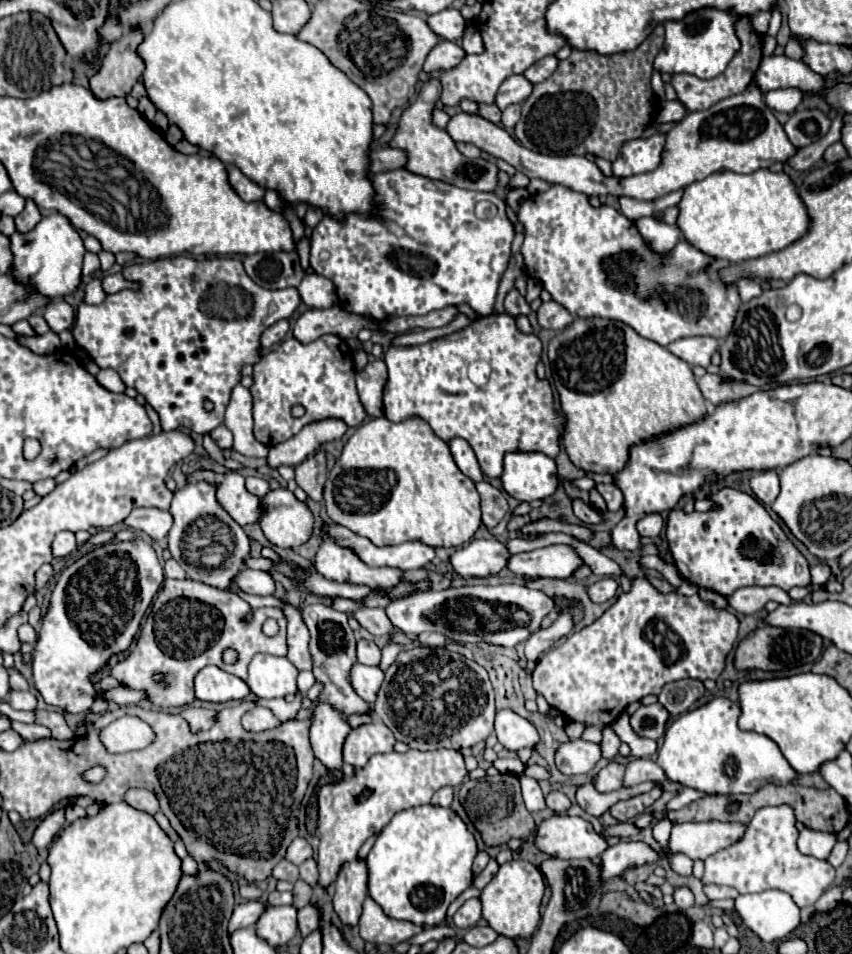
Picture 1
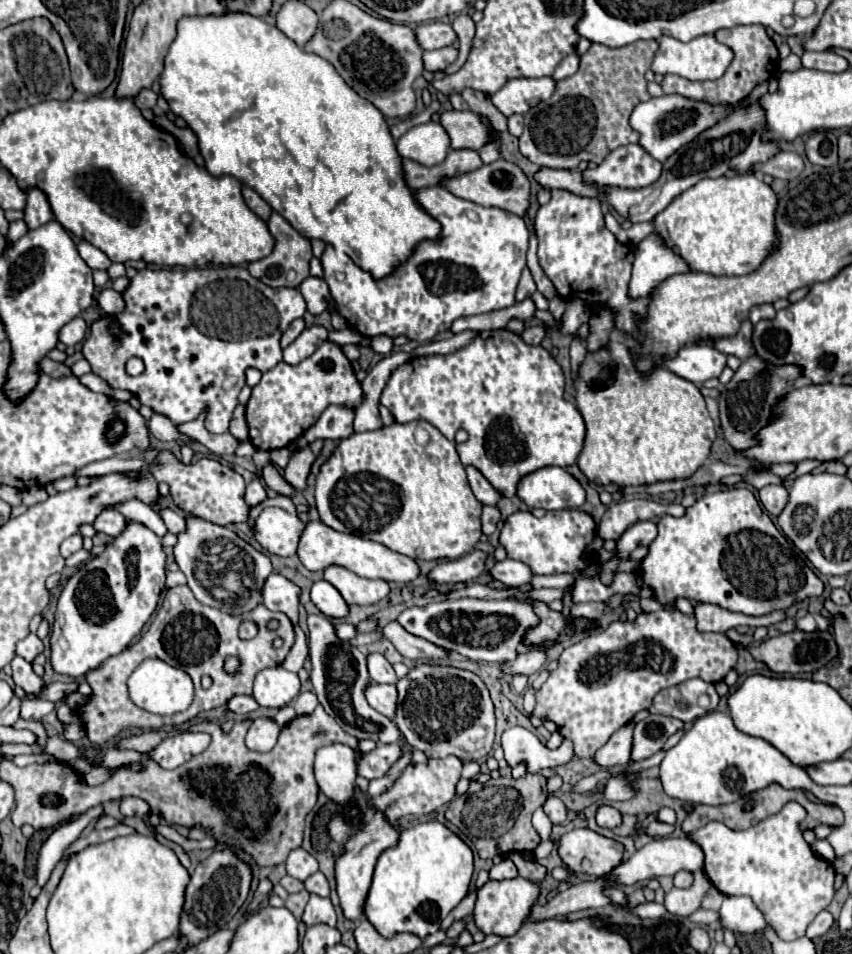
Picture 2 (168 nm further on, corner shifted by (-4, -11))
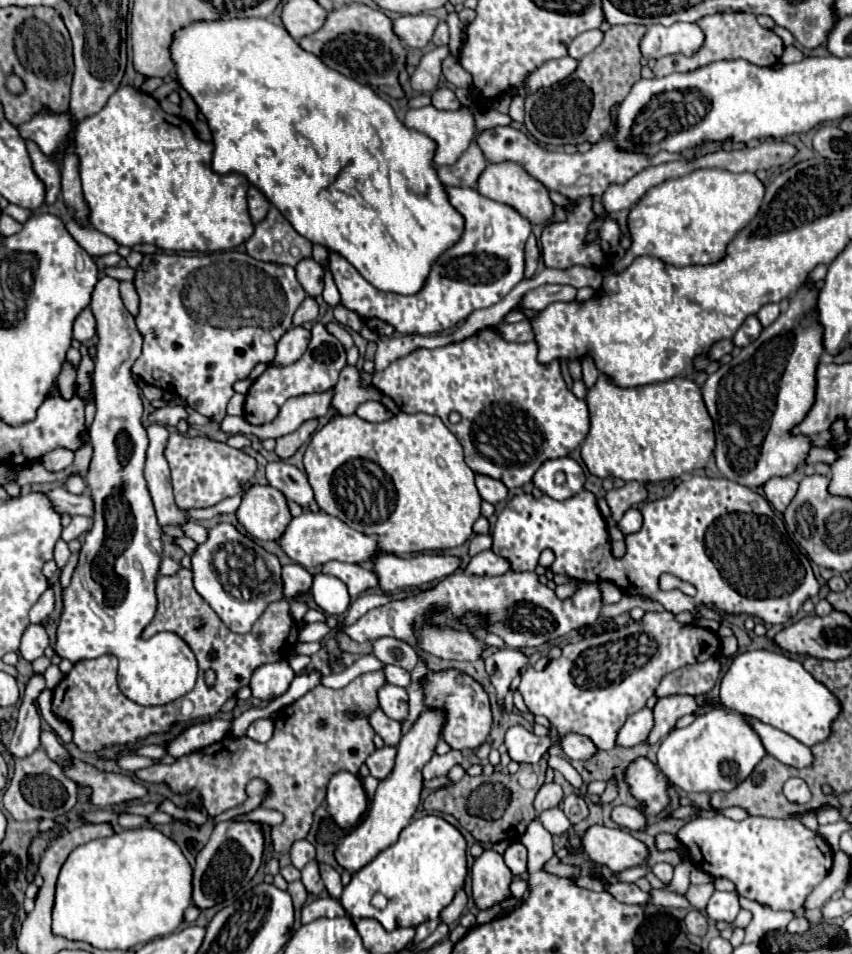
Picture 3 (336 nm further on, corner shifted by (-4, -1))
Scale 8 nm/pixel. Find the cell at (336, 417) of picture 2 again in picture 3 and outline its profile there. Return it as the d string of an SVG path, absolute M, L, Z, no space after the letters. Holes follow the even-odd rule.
M346 365L344 371L340 373L340 381L334 387L334 397L330 407L338 415L354 415L356 407L364 401L380 401L382 393L376 389L376 397L366 397L366 389L362 387L360 371L356 367Z

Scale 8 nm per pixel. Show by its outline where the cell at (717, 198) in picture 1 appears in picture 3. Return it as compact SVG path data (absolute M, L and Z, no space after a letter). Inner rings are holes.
M696 169L684 177L668 179L652 187L628 215L628 227L632 235L632 247L625 255L613 264L615 274L622 273L636 257L648 255L658 257L676 267L688 265L712 265L726 257L728 245L734 237L756 217L764 199L764 183L754 173L730 173L724 169Z

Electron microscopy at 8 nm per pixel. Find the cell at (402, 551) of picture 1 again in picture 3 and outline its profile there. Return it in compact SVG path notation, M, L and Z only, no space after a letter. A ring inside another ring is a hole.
M304 511L302 515L294 517L278 543L286 551L286 555L302 567L316 567L334 559L348 563L374 563L378 555L386 553L378 547L376 535L364 535L324 511Z

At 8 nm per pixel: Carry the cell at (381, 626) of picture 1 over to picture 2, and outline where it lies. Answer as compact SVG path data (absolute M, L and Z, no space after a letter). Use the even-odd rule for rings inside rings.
M390 621L388 625L384 625L382 633L392 641L392 645L402 653L402 657L440 663L448 655L446 649L440 649L438 645L432 645L430 641L424 641L422 637L408 633L398 621Z

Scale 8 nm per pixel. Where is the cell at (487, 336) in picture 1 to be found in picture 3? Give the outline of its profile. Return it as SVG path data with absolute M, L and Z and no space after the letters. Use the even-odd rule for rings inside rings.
M486 327L472 337L438 349L416 349L396 359L386 369L374 373L372 385L390 397L404 413L430 413L444 421L464 447L466 465L474 473L500 479L508 489L526 485L546 459L570 455L588 435L590 417L584 399L578 399L564 383L560 363L538 361L538 345L506 341L494 327ZM458 411L462 421L452 425L448 415Z

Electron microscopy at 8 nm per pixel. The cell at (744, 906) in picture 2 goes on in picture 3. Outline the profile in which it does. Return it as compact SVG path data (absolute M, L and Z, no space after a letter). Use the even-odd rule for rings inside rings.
M714 891L714 895L710 897L710 903L706 907L706 913L710 919L714 921L726 921L726 923L734 923L736 915L740 913L740 901L738 901L738 893L730 891L730 893L722 893L722 891Z

